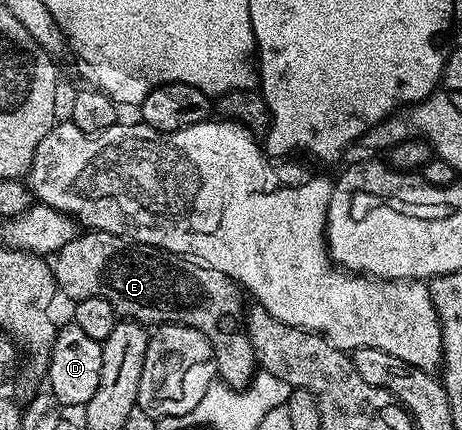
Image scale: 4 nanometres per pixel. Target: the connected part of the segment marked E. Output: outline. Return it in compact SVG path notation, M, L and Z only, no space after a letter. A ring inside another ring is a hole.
M101 230L77 233L70 244L62 244L50 265L61 295L71 300L110 300L121 319L139 322L148 328L170 322L194 328L208 335L212 342L216 373L221 381L243 388L253 380L258 367L254 348L245 333L245 295L230 276L214 272L214 268L202 268L177 254L153 250Z

